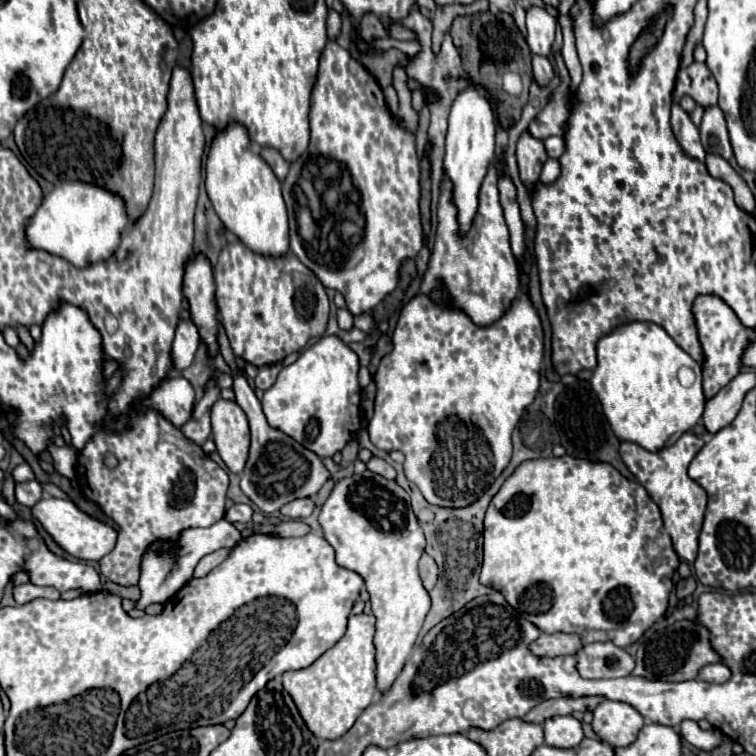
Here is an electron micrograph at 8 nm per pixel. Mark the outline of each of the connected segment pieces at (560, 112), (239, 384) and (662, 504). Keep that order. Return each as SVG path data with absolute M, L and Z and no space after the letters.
M560 51L555 53L555 59L561 85L553 93L551 103L547 107L543 107L539 111L539 115L529 125L531 137L535 137L539 141L545 141L551 135L563 135L565 123L567 123L567 117L569 117L569 73L565 69Z
M223 323L217 325L217 343L223 359L227 361L233 377L233 391L235 391L235 401L237 405L245 411L251 427L251 449L249 449L249 459L245 469L241 471L241 489L243 493L265 513L279 511L285 503L299 499L299 497L315 497L317 491L323 487L323 483L329 479L329 471L325 469L323 461L313 455L313 451L305 449L301 443L285 435L283 431L271 427L263 415L261 401L255 397L253 389L249 387L247 379L243 377L239 365L235 363L235 355L231 351L227 333Z
M693 431L683 433L683 437L675 445L665 447L657 453L645 451L643 447L639 447L635 443L621 443L623 463L637 477L637 481L647 489L649 497L659 505L661 515L663 515L663 525L673 539L673 549L687 563L693 563L697 559L699 533L701 533L705 507L707 507L707 493L701 485L697 485L687 475L687 467L693 461L693 457L701 451L703 445L705 445L705 441L699 435L695 435Z

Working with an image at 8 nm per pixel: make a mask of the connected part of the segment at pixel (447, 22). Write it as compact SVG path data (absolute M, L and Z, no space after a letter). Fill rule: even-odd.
M443 5L437 7L433 13L433 53L439 55L441 51L441 41L445 37L445 33L449 31L453 19L457 15L467 15L467 13L475 13L477 9L473 5Z

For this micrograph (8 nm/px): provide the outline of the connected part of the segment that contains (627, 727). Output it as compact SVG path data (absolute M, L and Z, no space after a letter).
M601 701L593 711L593 731L611 747L627 747L645 725L643 717L627 703Z

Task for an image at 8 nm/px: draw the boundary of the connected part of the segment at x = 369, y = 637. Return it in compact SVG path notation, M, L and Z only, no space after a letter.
M351 615L345 635L325 651L313 665L283 675L283 687L295 701L309 731L319 739L339 739L355 719L373 703L375 695L375 617Z

